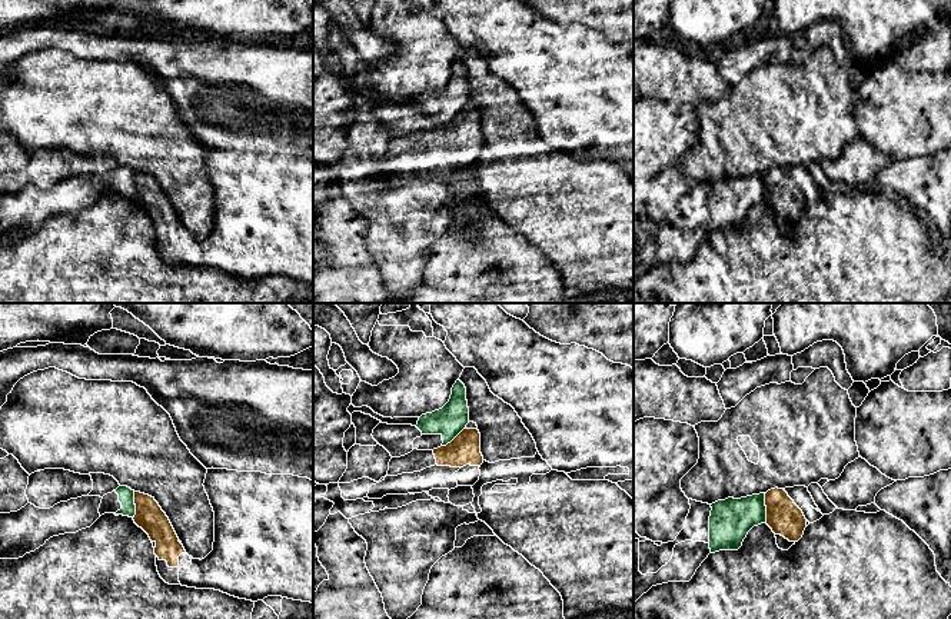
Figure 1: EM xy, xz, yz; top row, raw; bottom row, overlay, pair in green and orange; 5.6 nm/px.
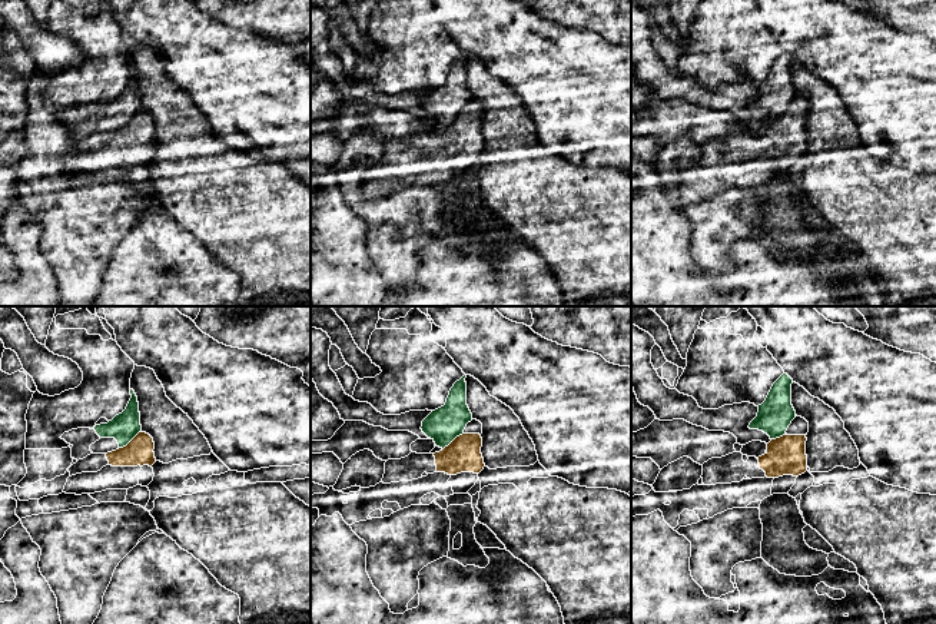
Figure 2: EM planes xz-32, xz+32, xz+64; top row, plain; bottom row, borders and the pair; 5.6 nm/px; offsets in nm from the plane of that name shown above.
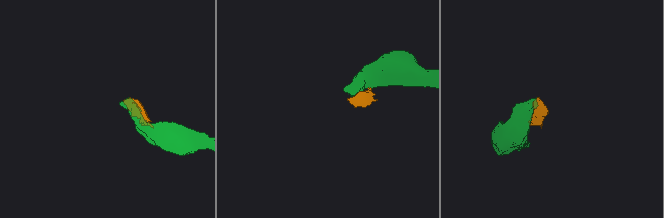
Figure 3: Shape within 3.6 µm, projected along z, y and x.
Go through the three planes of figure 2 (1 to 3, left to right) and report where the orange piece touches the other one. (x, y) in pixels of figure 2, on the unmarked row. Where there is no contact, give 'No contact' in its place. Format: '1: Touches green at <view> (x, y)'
1: Touches green at xz-32 (129, 120)
2: Touches green at xz+32 (452, 119)
3: Touches green at xz+64 (779, 116)

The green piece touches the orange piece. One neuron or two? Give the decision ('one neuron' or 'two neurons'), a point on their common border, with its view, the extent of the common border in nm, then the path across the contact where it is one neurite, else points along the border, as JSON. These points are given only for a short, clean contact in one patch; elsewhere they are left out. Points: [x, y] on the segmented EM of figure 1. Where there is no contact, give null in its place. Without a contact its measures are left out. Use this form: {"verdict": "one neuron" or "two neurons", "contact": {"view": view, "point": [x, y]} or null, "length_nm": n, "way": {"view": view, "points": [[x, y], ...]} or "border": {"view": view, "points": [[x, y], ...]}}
{"verdict": "two neurons", "contact": {"view": "yz", "point": [765, 508]}, "length_nm": 170, "border": {"view": "yz", "points": [[764, 493], [765, 522]]}}

